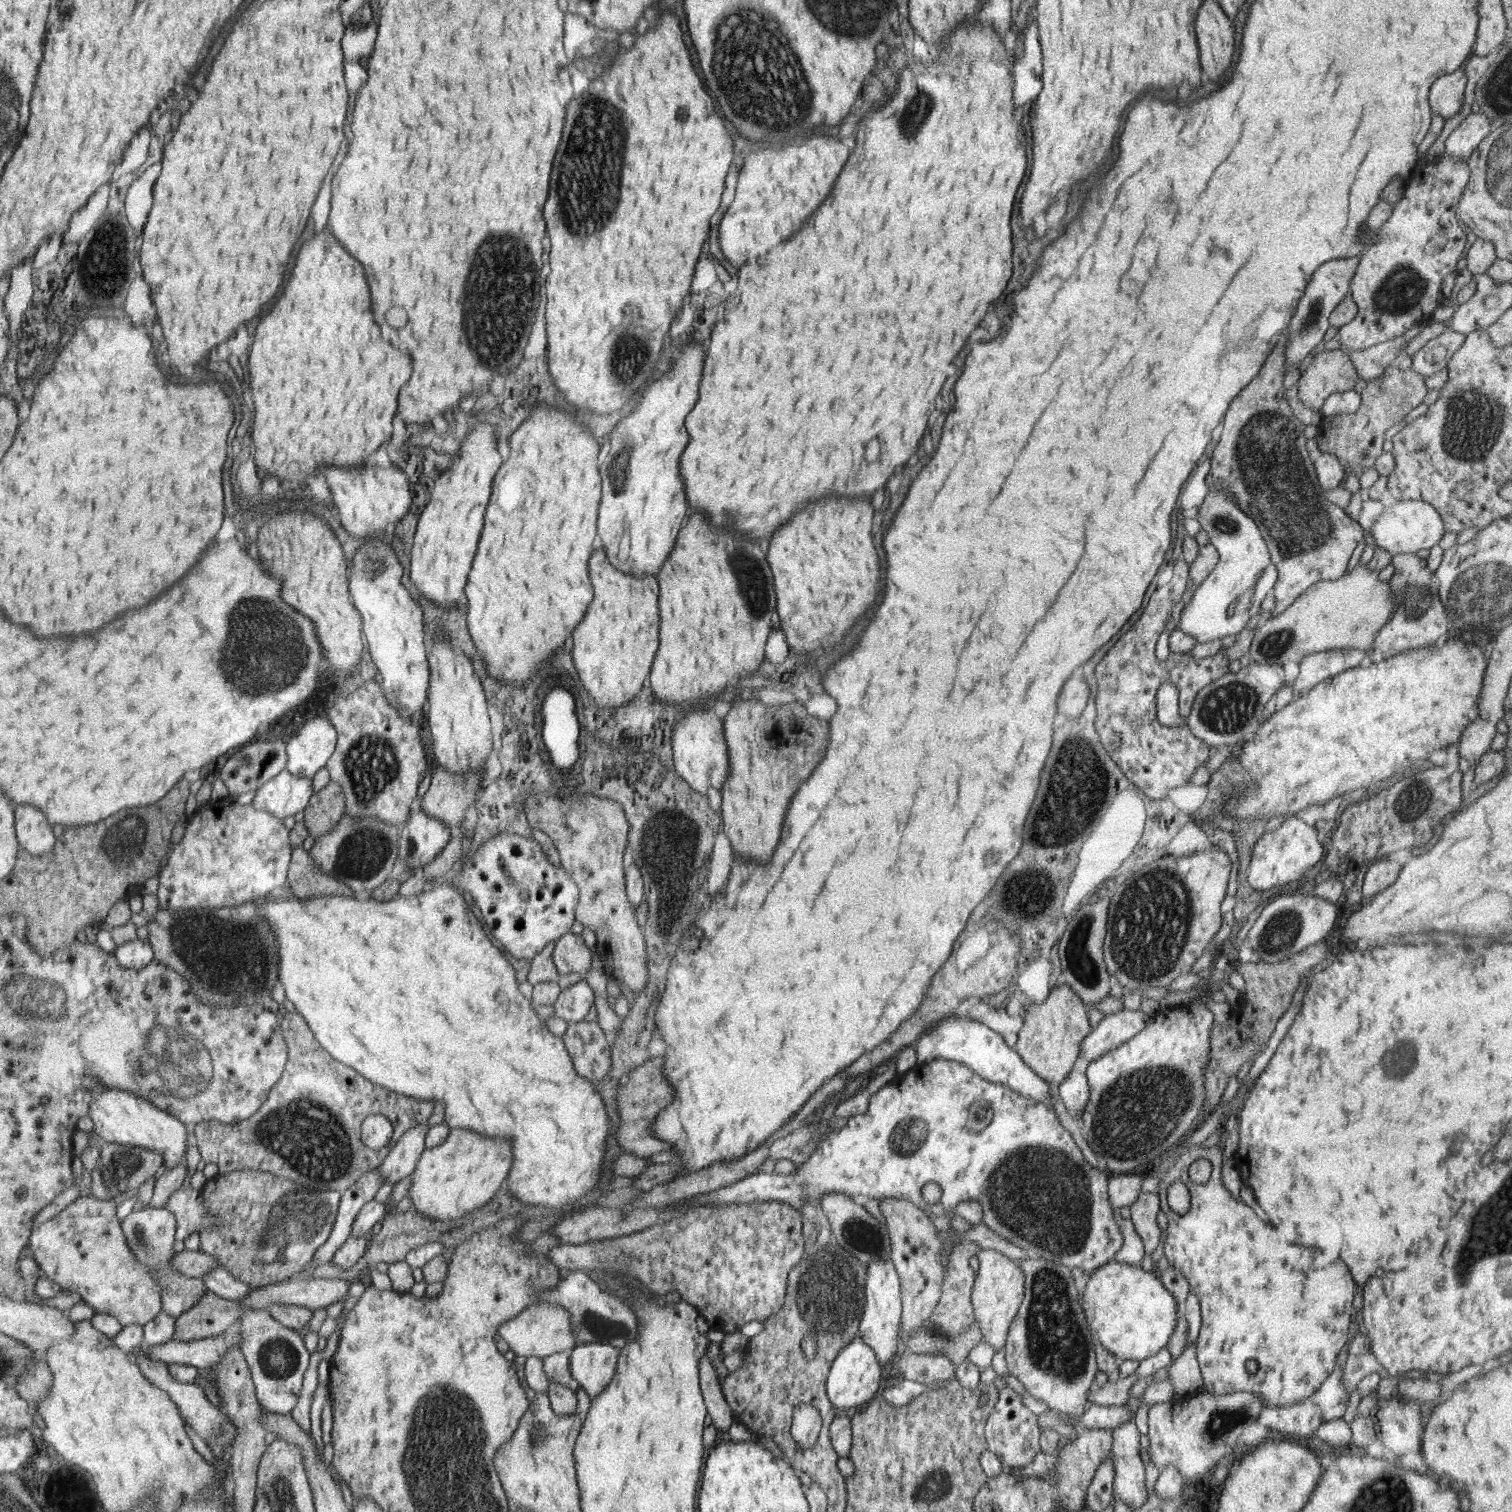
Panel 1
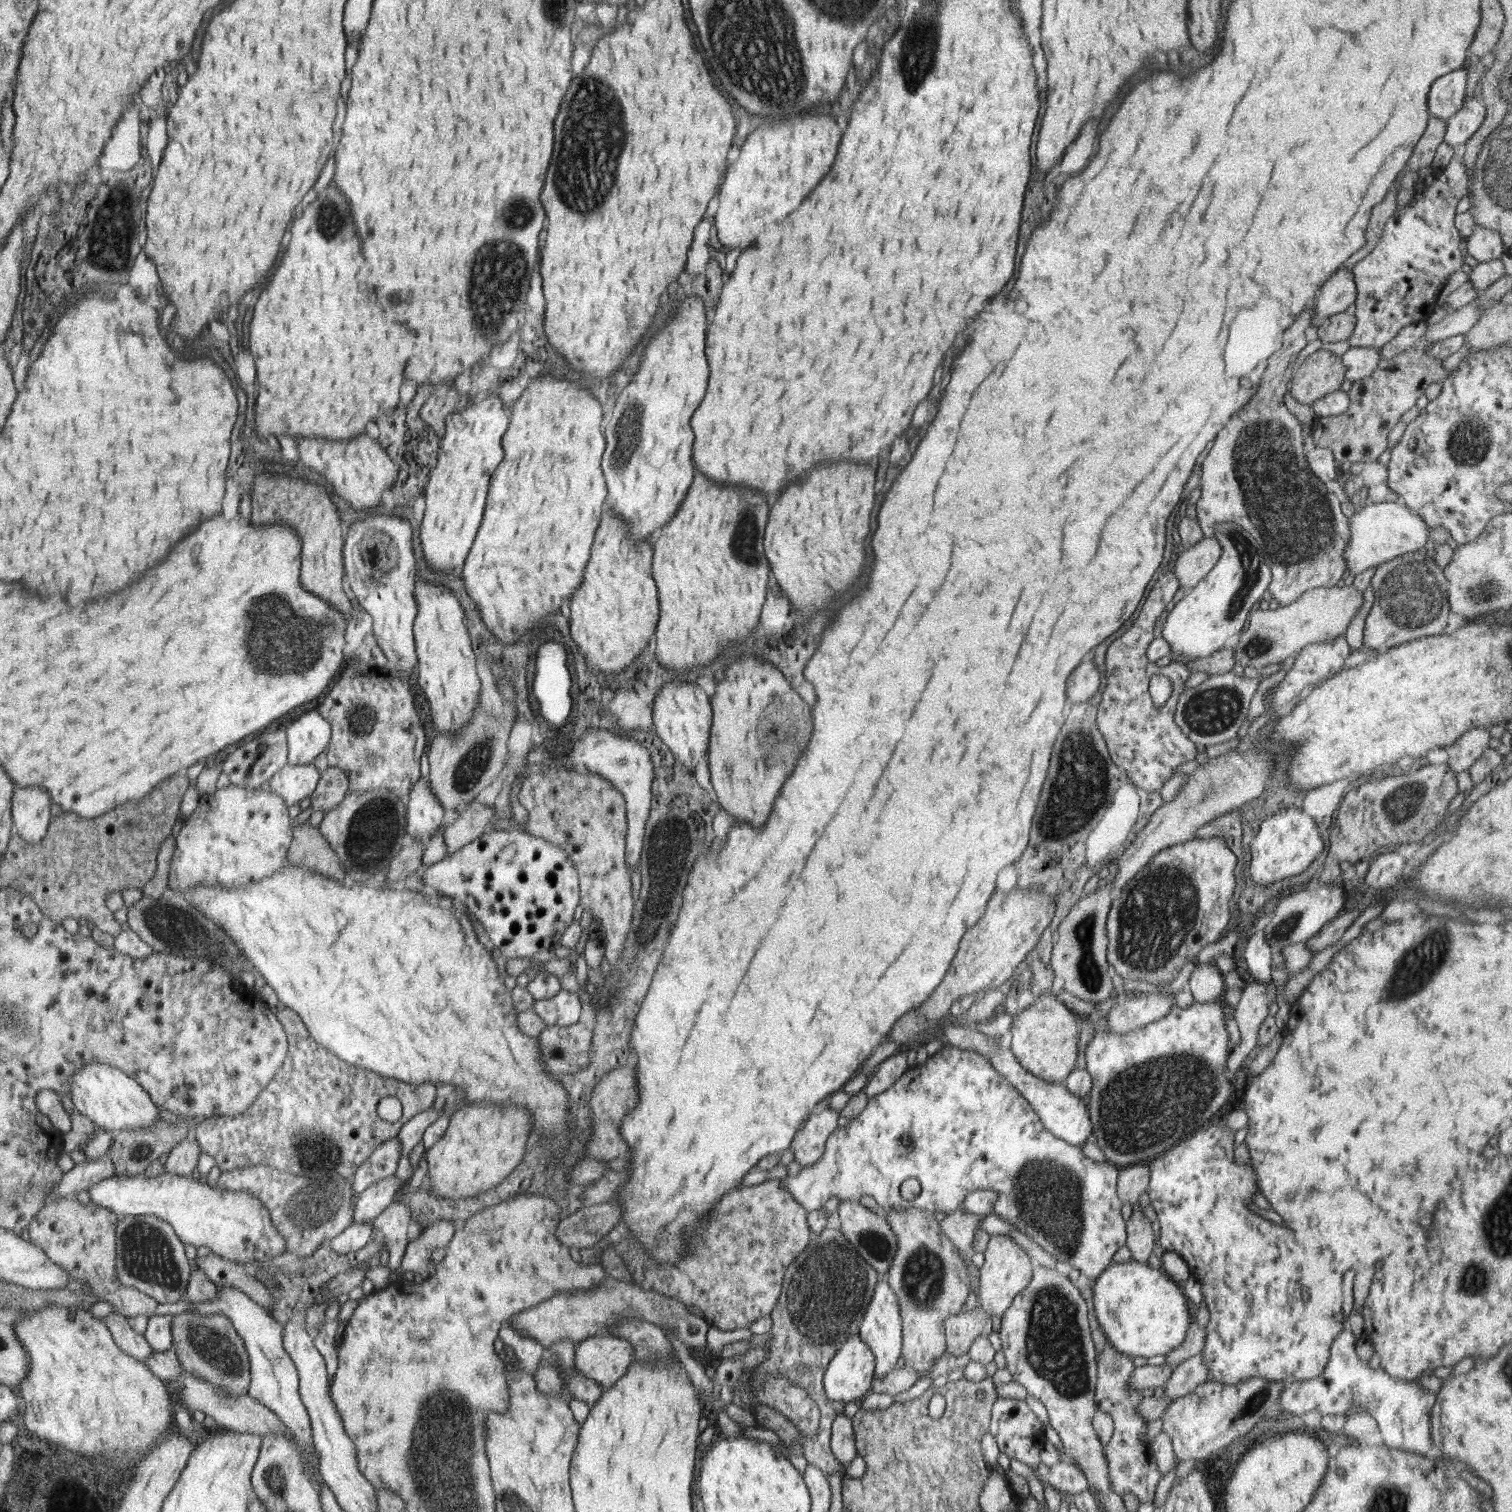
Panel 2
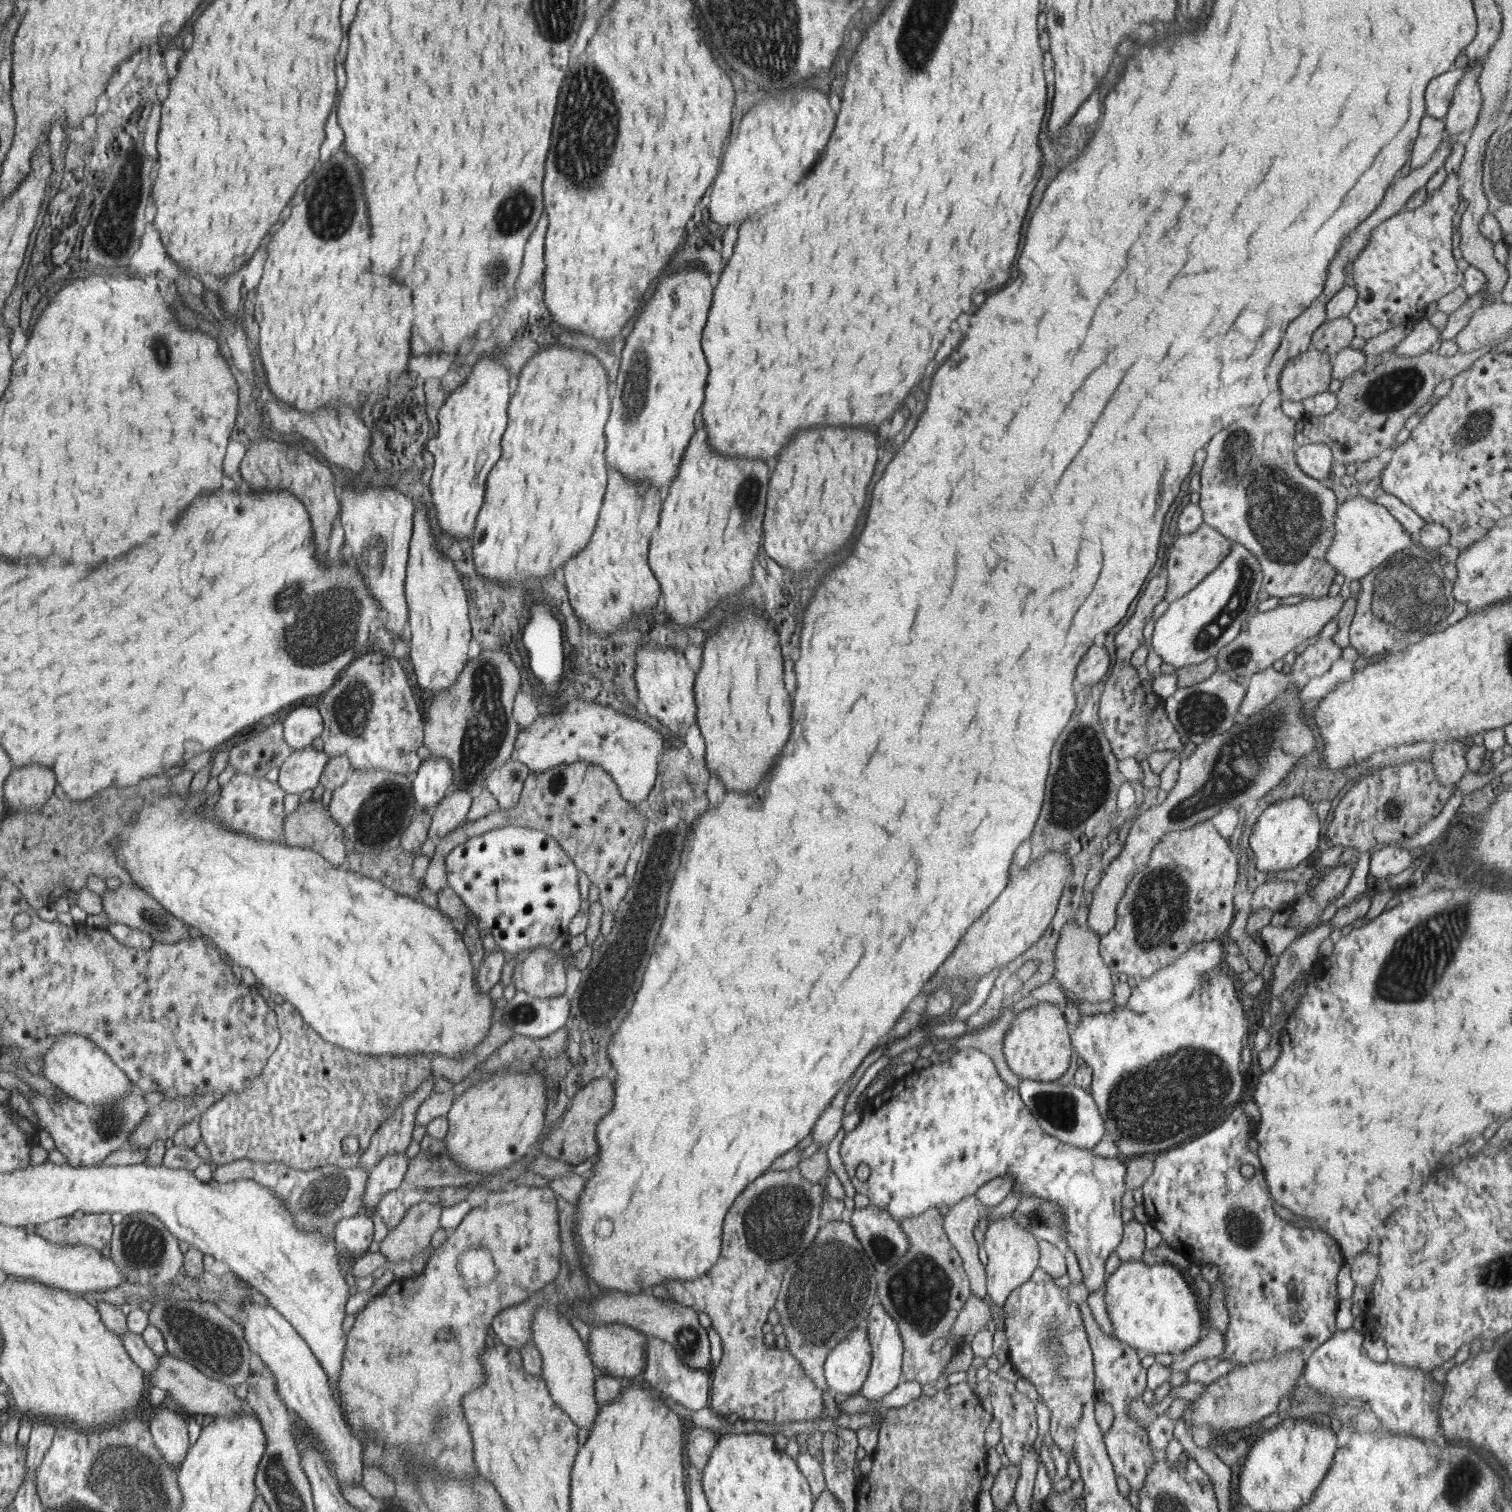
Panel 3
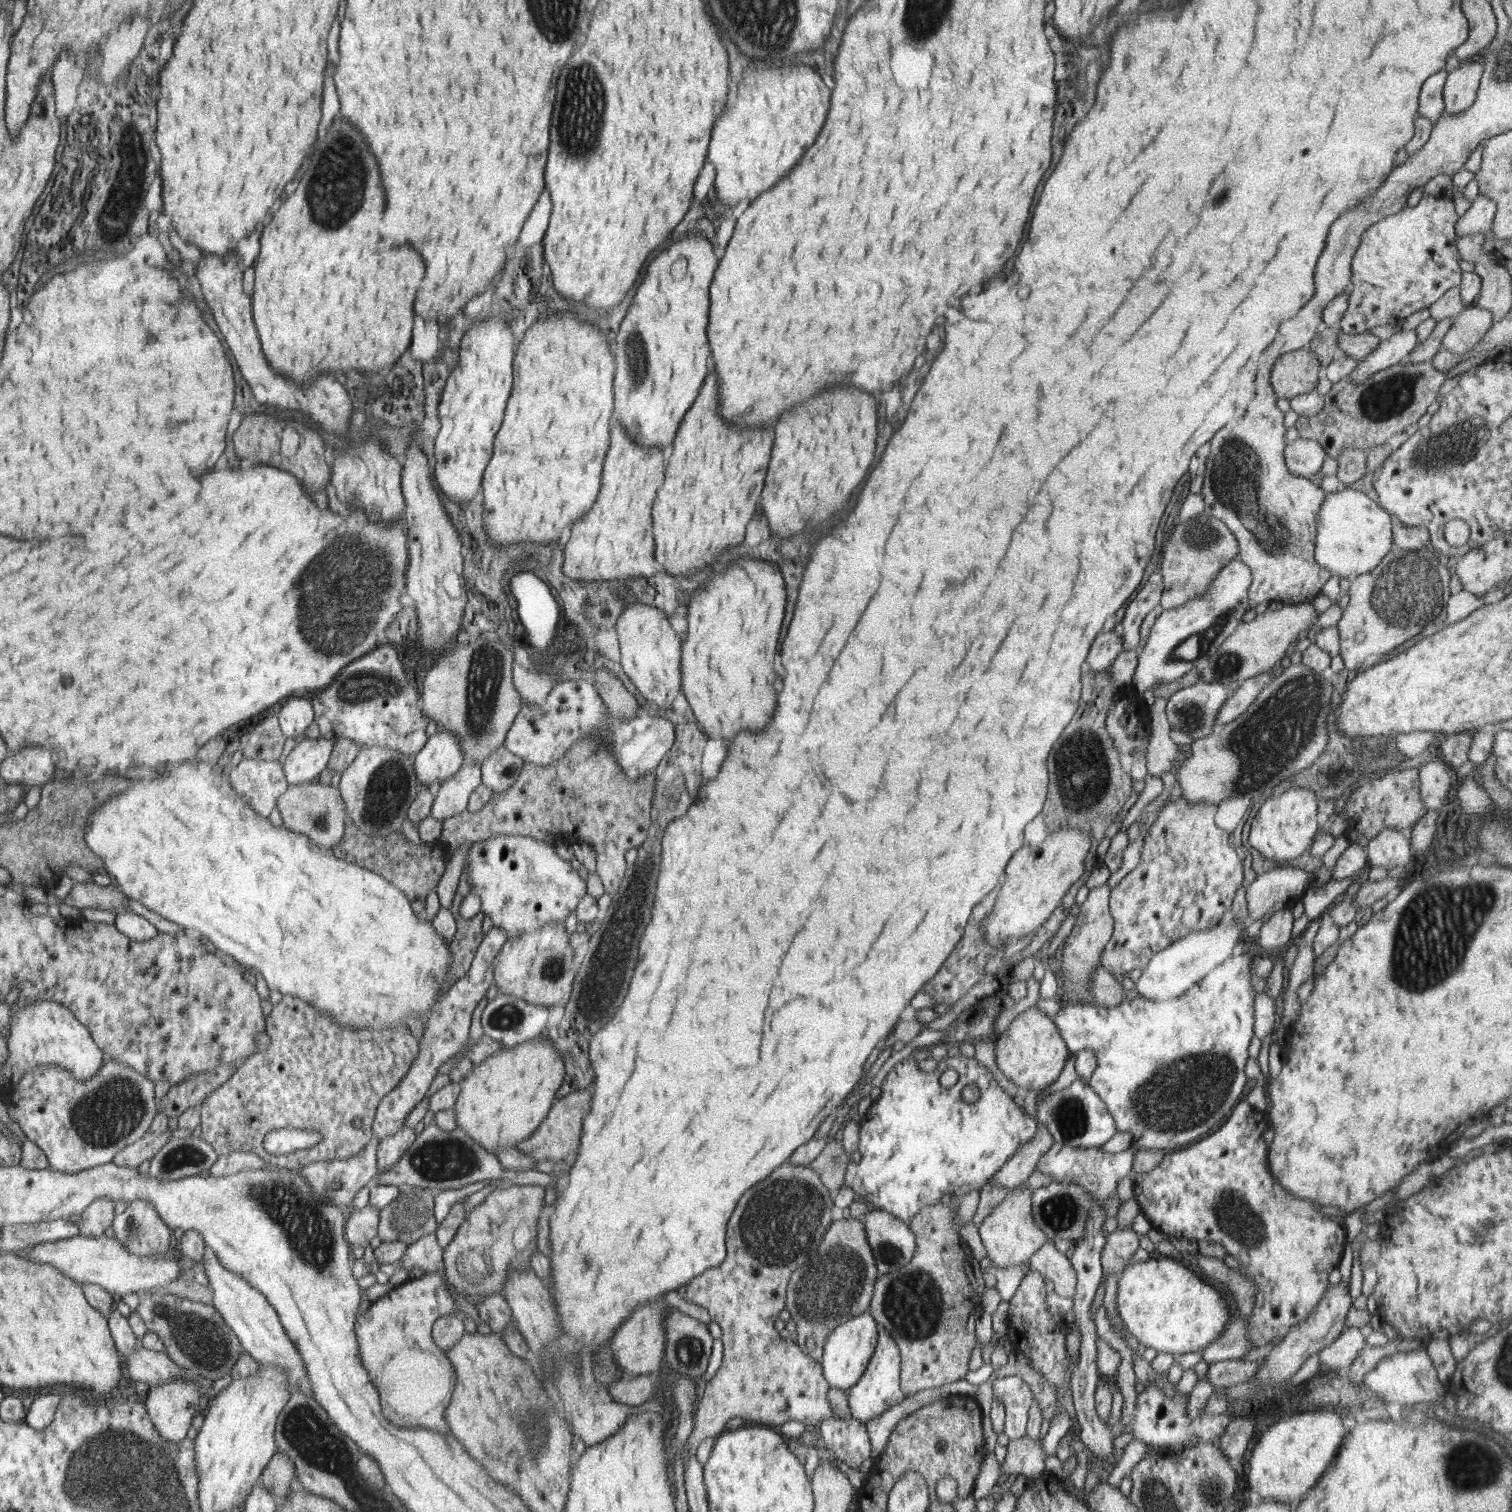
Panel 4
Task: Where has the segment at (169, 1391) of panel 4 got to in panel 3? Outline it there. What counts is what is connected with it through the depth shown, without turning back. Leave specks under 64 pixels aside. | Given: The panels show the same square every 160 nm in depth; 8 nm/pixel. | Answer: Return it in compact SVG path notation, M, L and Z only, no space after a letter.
M161 1404L159 1408L155 1408L155 1416L150 1421L149 1428L157 1449L161 1451L161 1457L170 1466L179 1468L187 1456L186 1450L191 1448L186 1420L177 1411Z

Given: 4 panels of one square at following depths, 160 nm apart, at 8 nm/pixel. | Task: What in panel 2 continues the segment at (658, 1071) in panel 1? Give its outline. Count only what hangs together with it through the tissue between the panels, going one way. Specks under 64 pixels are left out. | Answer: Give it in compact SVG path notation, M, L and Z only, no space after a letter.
M636 1062L628 1066L623 1064L604 1075L591 1090L590 1108L592 1108L594 1133L588 1141L588 1158L610 1161L620 1155L627 1155L629 1146L621 1135L622 1119L639 1103Z

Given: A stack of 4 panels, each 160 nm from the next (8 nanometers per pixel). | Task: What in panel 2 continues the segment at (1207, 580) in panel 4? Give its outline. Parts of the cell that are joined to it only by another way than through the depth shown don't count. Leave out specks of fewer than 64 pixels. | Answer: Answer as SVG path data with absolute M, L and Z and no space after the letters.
M1203 537L1198 544L1181 551L1173 570L1181 588L1186 591L1194 588L1214 568L1221 554L1216 537Z

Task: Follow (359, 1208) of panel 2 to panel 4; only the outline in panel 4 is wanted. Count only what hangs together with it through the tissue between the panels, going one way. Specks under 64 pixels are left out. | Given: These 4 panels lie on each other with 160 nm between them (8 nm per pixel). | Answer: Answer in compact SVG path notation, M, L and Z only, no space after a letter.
M403 1126L392 1136L382 1139L377 1149L377 1170L384 1172L394 1168L402 1156L409 1151L416 1137L414 1128Z

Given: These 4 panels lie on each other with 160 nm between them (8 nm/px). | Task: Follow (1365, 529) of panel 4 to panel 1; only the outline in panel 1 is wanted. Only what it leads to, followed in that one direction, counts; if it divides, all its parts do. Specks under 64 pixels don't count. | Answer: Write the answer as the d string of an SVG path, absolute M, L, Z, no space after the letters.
M1400 500L1375 519L1369 532L1376 538L1376 548L1386 549L1393 556L1400 553L1417 553L1423 548L1432 548L1442 540L1445 533L1443 518L1429 502L1423 500Z

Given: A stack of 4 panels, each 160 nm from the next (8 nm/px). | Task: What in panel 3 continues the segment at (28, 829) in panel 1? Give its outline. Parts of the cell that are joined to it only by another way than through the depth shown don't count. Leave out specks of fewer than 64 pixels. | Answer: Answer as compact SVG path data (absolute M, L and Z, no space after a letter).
M36 764L20 769L13 766L12 773L5 782L7 806L10 806L11 813L28 813L28 811L39 810L54 795L56 784L56 776L48 768L42 768L42 766L36 766Z

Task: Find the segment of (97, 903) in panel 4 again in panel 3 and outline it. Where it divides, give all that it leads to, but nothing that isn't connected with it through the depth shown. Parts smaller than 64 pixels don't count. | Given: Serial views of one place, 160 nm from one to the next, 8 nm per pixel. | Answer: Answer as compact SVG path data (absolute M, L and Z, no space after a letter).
M120 886L117 890L108 889L102 897L103 910L108 914L114 923L122 923L130 928L138 928L142 932L149 934L154 942L164 944L176 944L181 940L188 939L188 928L190 925L176 918L170 911L138 886Z

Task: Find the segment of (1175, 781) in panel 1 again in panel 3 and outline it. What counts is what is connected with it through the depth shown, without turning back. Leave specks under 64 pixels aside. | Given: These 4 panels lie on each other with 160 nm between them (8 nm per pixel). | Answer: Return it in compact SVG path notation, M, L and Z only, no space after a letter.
M1162 572L1148 582L1146 590L1138 598L1134 614L1115 635L1117 663L1114 664L1101 694L1099 719L1110 744L1111 752L1118 761L1134 758L1138 763L1141 763L1154 752L1174 750L1179 753L1184 749L1185 741L1174 730L1165 709L1165 701L1154 693L1152 684L1147 684L1140 679L1138 669L1130 662L1134 651L1144 644L1147 637L1144 634L1149 634L1154 606L1165 600L1166 593L1167 575Z

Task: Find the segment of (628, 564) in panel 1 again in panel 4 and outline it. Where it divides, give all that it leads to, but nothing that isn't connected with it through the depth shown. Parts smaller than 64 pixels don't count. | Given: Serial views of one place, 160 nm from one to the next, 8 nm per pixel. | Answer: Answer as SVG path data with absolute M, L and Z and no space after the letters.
M698 230L688 234L680 242L668 246L654 256L646 275L639 280L632 306L620 325L615 338L617 372L614 377L616 388L616 410L614 424L621 424L629 437L642 446L673 446L681 422L692 404L701 393L705 378L708 376L708 358L711 345L708 328L711 314L710 282L715 278L714 270L718 260L714 256L712 242Z

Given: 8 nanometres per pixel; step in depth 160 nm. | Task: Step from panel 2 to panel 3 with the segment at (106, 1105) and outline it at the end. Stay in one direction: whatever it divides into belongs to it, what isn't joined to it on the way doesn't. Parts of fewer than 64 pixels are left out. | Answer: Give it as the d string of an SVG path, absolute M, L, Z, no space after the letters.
M63 1034L43 1055L44 1076L70 1098L90 1106L106 1106L117 1102L134 1083L125 1071L90 1038L78 1034Z

